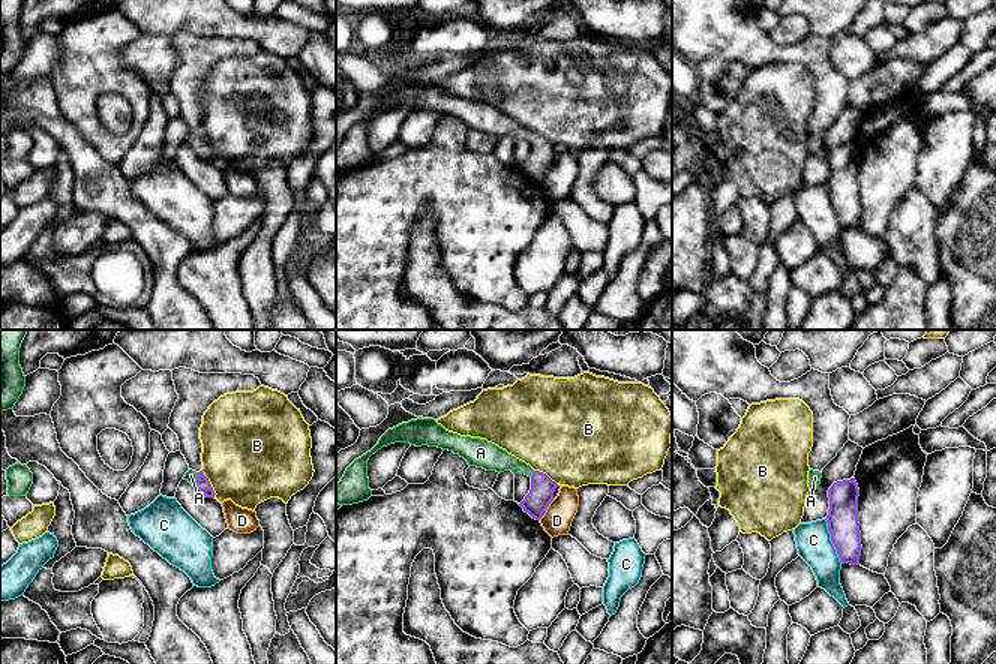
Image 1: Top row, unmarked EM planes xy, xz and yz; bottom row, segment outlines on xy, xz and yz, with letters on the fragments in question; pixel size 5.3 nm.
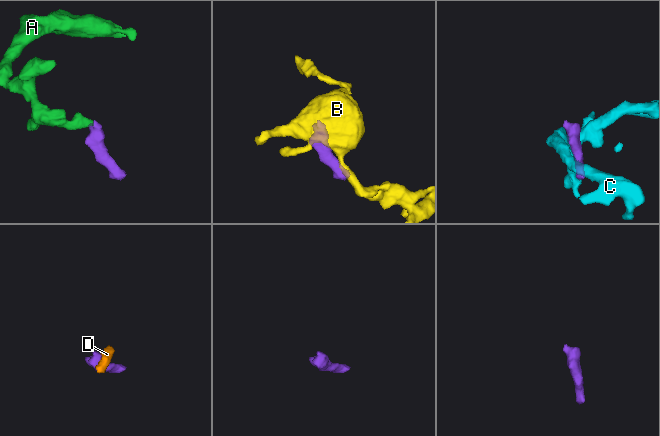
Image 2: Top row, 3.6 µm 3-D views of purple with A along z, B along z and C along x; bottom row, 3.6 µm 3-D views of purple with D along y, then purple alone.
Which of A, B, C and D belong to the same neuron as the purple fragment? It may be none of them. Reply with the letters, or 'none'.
A

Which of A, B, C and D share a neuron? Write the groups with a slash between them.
A / B / C / D

